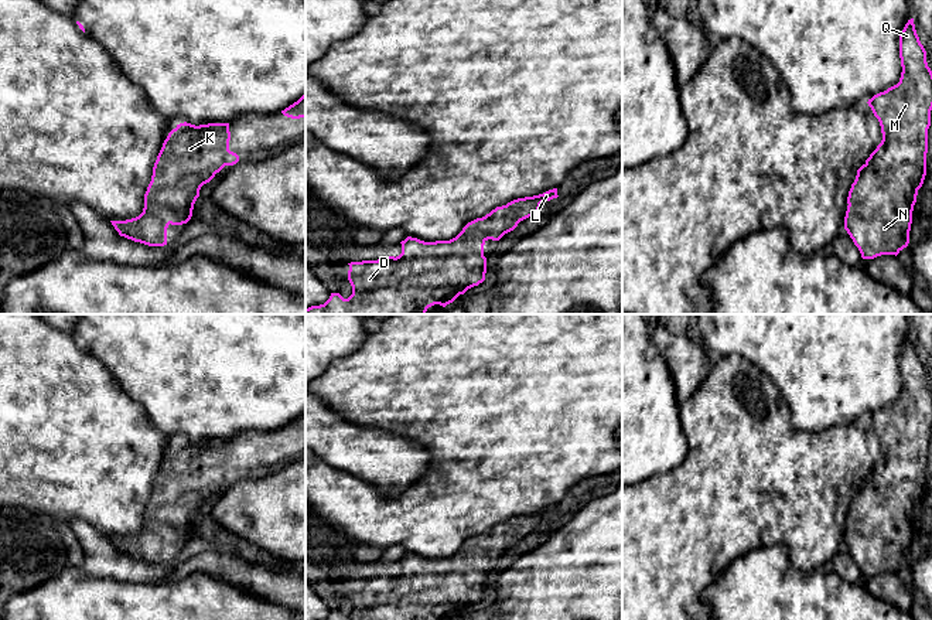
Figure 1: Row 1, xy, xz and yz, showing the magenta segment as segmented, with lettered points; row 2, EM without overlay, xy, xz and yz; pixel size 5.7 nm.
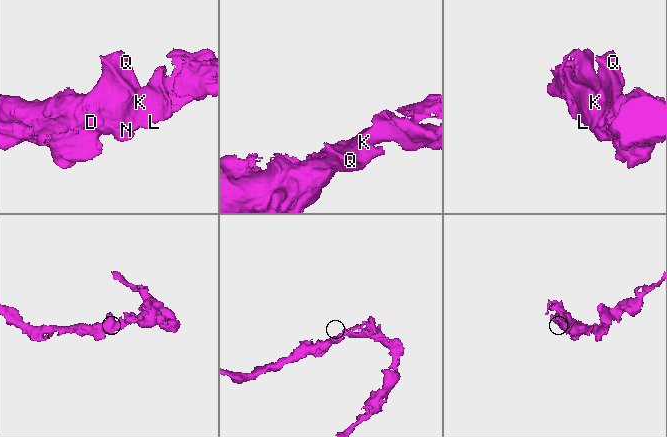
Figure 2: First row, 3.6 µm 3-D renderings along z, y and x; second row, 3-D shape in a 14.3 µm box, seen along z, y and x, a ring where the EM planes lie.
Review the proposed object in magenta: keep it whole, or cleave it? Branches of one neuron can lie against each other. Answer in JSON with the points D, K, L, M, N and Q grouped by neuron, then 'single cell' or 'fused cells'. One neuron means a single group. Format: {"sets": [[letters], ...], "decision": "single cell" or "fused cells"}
{"sets": [["D", "K", "L", "M", "N", "Q"]], "decision": "single cell"}

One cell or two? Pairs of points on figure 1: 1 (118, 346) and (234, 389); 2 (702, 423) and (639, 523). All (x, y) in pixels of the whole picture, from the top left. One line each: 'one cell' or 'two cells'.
1: one cell
2: one cell

